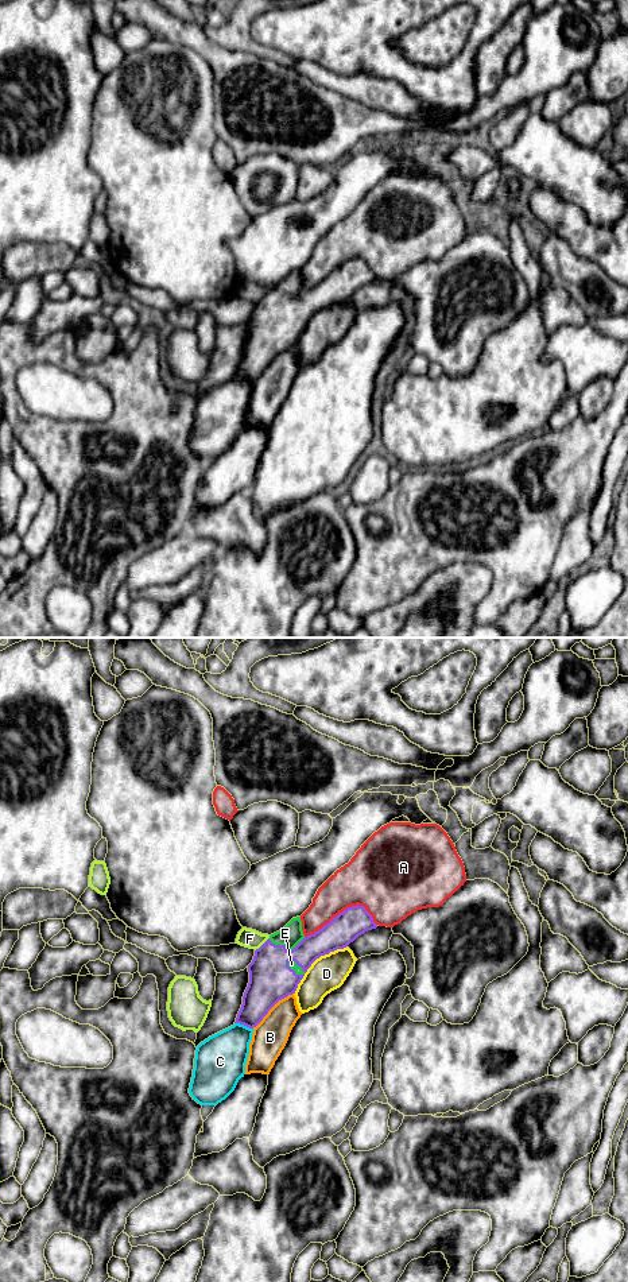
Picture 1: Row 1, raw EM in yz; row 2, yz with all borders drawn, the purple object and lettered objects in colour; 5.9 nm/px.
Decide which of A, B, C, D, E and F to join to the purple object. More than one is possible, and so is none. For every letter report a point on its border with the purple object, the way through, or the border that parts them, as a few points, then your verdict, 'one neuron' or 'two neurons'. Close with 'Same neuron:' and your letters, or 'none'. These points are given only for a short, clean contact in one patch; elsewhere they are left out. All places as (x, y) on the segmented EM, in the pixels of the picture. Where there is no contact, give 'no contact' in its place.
A: meets purple in yz at (344, 910); two neurons
B: meets purple in yz at (271, 1007); two neurons
C: meets purple in yz at (244, 1025); two neurons
D: meets purple in yz at (314, 960); two neurons
E: meets purple in yz at (299, 965); one neuron
F: meets purple in yz at (263, 944); border along yz (268, 937), (255, 951); two neurons
Same neuron: E

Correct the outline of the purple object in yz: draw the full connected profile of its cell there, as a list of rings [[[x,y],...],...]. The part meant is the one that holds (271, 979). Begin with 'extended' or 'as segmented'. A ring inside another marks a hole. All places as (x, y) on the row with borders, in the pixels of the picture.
extended | [[[358,905],[348,907],[307,937],[301,917],[292,918],[255,950],[248,965],[249,983],[234,1023],[256,1027],[279,1000],[295,994],[317,958],[346,948],[358,936],[376,927],[372,915]]]

